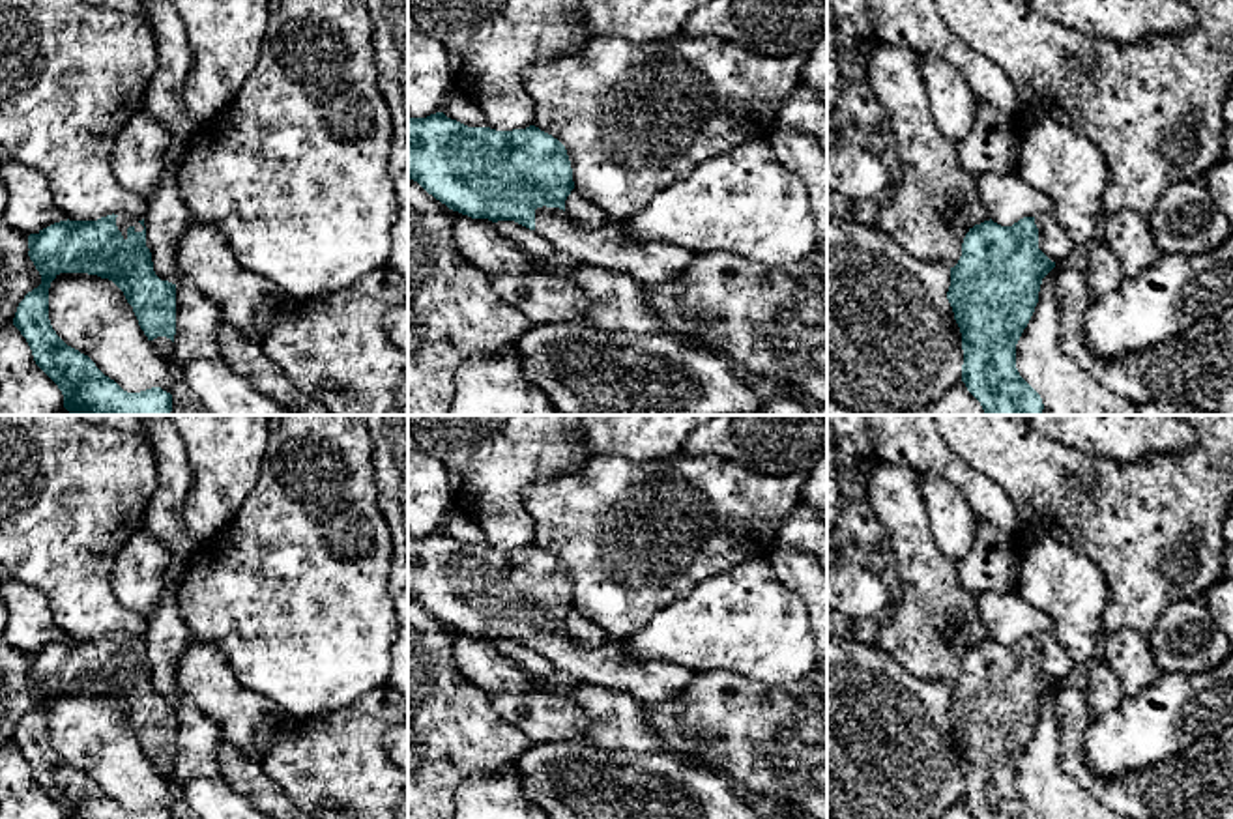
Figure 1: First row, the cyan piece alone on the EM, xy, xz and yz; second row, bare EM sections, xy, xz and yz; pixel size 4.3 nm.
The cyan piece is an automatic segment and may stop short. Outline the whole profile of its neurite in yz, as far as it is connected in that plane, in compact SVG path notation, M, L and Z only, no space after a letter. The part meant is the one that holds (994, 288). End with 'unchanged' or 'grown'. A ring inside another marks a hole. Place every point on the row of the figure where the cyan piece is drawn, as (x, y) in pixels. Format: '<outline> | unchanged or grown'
M1053 213L1012 226L990 219L965 234L947 299L962 333L962 381L986 415L1042 415L1040 395L1016 368L1016 344L1042 279L1074 247Z | grown

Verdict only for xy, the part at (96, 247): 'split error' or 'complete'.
split error

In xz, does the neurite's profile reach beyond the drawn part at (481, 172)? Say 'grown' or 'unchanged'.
grown

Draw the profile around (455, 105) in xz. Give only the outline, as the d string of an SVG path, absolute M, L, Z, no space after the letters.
M451 90L443 99L440 112L468 127L486 127L483 112L460 92Z

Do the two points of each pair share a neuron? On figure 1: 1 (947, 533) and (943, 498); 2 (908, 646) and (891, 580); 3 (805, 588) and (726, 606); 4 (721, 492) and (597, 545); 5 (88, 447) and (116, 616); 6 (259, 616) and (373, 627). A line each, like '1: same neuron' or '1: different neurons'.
1: same neuron
2: different neurons
3: different neurons
4: same neuron
5: same neuron
6: same neuron

